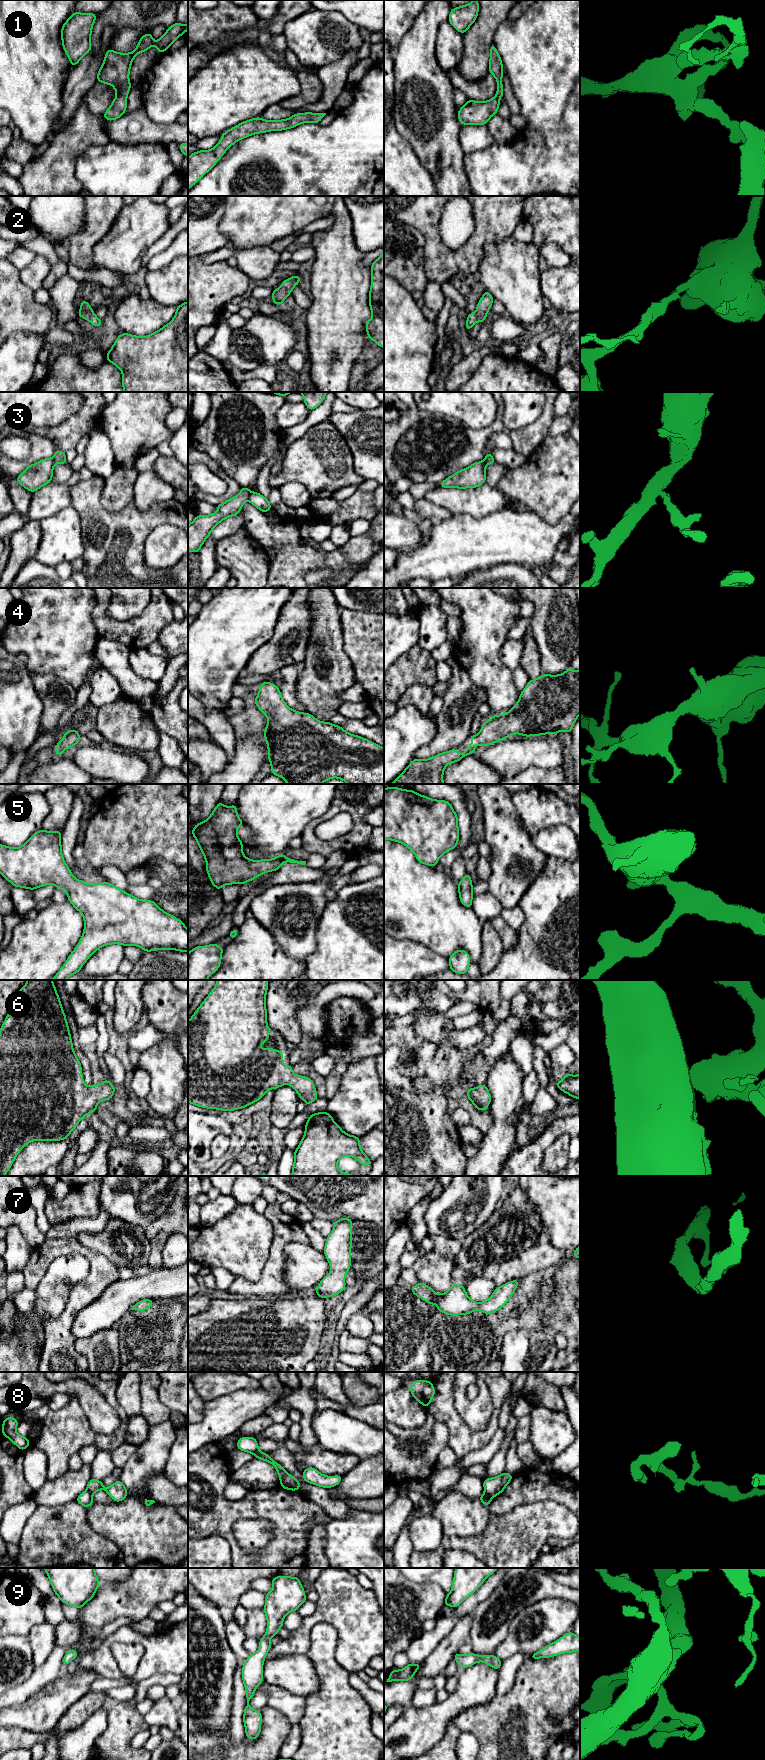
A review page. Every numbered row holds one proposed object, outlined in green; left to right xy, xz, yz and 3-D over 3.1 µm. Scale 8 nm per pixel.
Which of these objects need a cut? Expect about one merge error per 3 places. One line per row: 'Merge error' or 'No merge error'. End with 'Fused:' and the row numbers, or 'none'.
1: No merge error
2: No merge error
3: Merge error
4: No merge error
5: No merge error
6: No merge error
7: No merge error
8: Merge error
9: No merge error
Fused: 3, 8

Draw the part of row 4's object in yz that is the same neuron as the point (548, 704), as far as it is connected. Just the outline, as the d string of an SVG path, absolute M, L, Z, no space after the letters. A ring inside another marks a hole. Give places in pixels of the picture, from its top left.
M568 668L559 675L543 674L529 680L521 692L518 702L505 714L493 715L483 723L477 735L470 735L469 740L476 740L479 746L492 745L509 738L512 734L525 737L544 734L557 735L559 731L570 733L580 715L580 670Z

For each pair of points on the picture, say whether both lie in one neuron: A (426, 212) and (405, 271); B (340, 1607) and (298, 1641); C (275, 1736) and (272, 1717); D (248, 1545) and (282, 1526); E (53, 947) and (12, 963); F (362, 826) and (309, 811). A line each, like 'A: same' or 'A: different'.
A: different
B: same
C: same
D: different
E: same
F: different

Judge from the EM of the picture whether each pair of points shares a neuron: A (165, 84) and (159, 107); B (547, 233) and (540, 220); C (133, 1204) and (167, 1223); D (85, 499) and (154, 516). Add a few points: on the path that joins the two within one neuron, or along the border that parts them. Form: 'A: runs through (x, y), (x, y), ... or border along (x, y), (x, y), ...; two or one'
A: runs through (165, 90), (163, 101); one
B: runs through (547, 230), (543, 223); one
C: border along (173, 1200), (162, 1214), (144, 1228); two
D: runs through (102, 516), (105, 519), (137, 519); one

